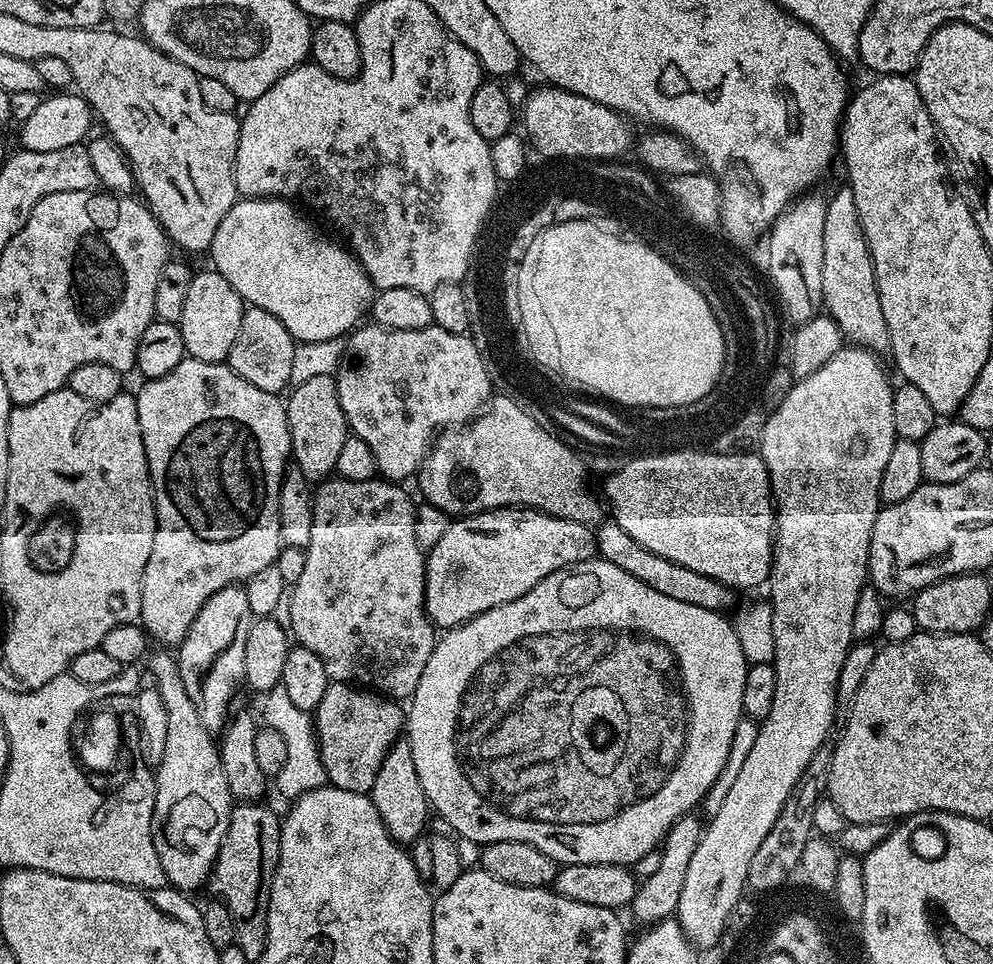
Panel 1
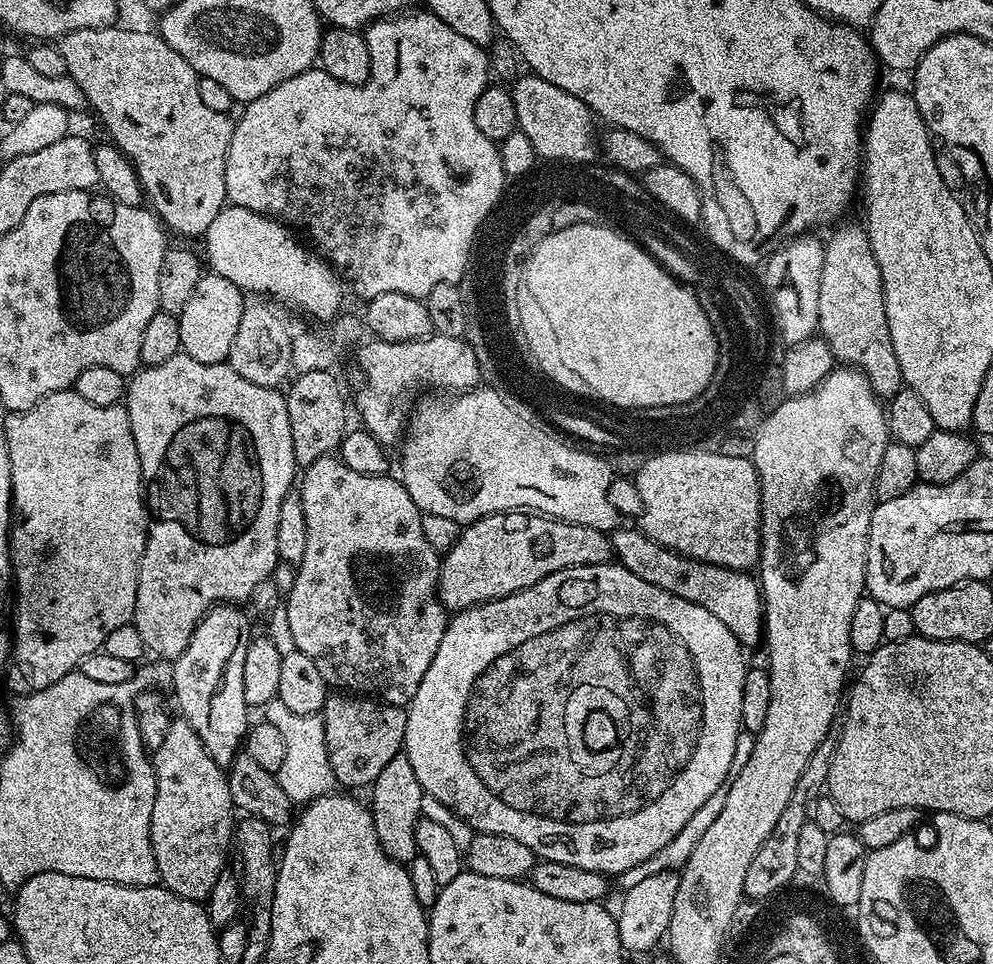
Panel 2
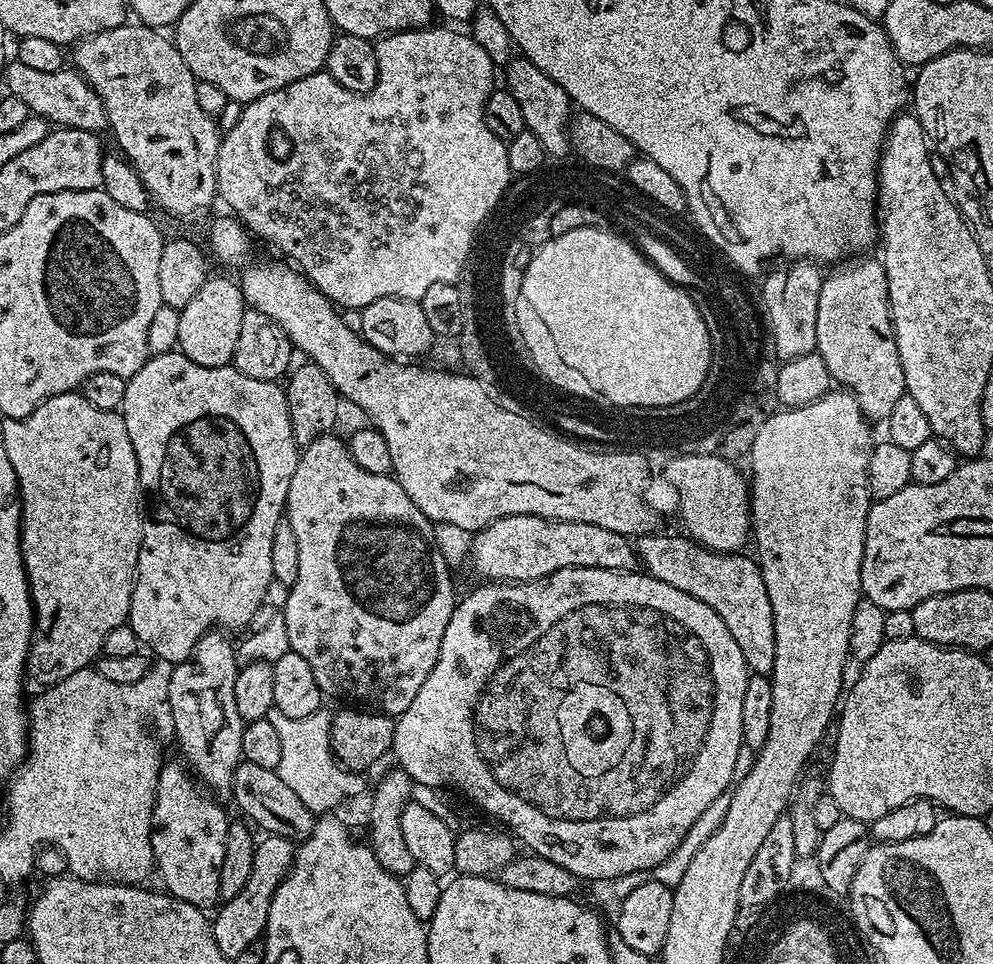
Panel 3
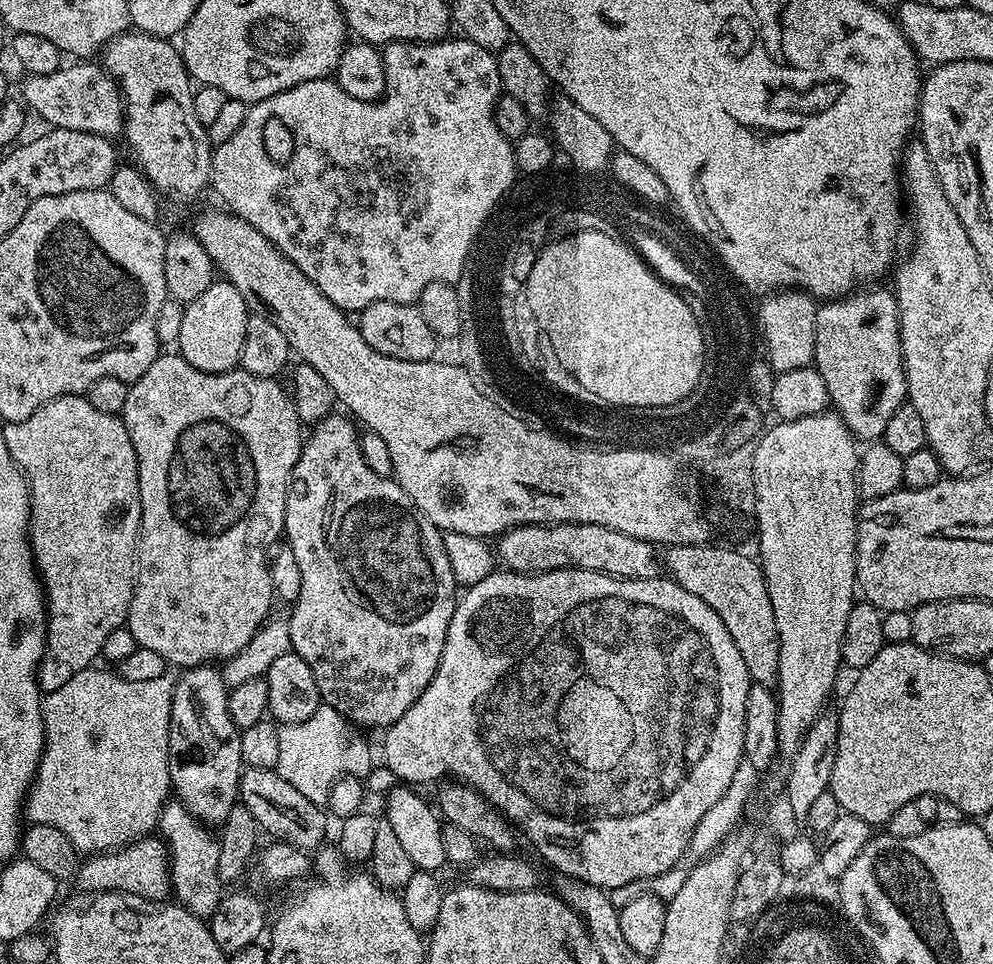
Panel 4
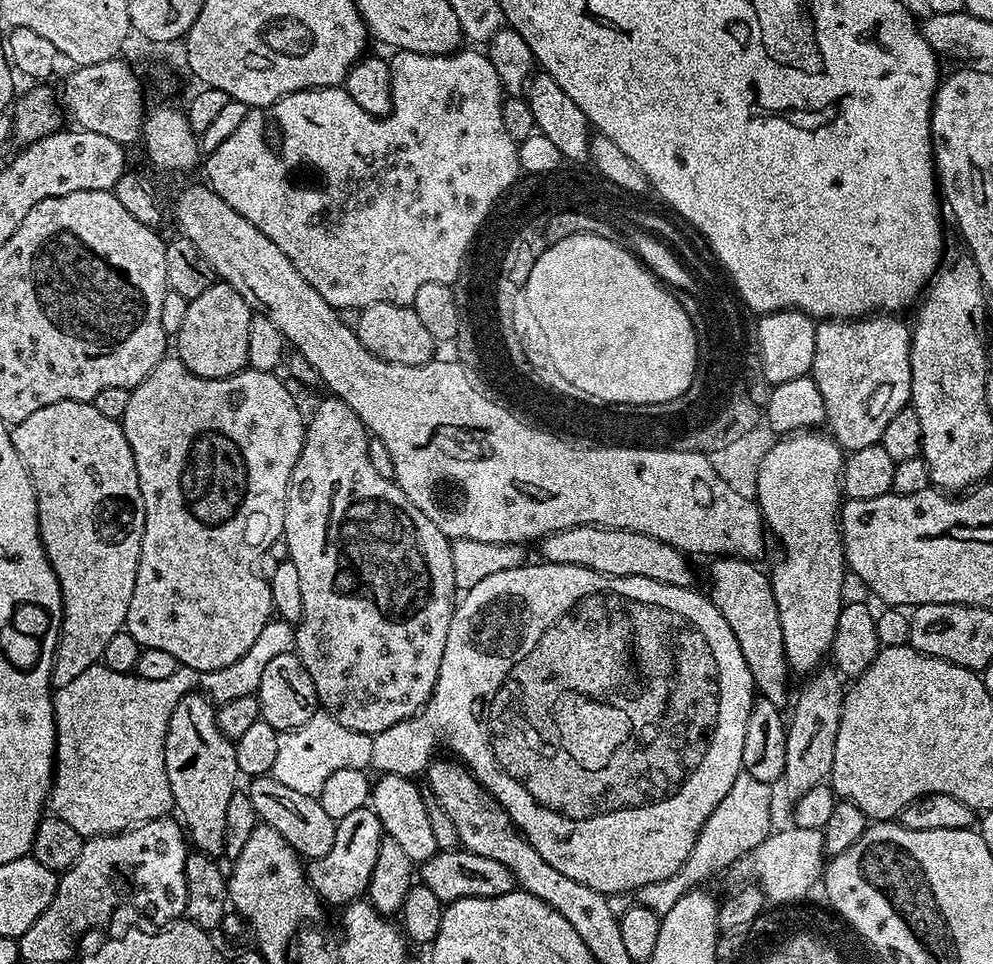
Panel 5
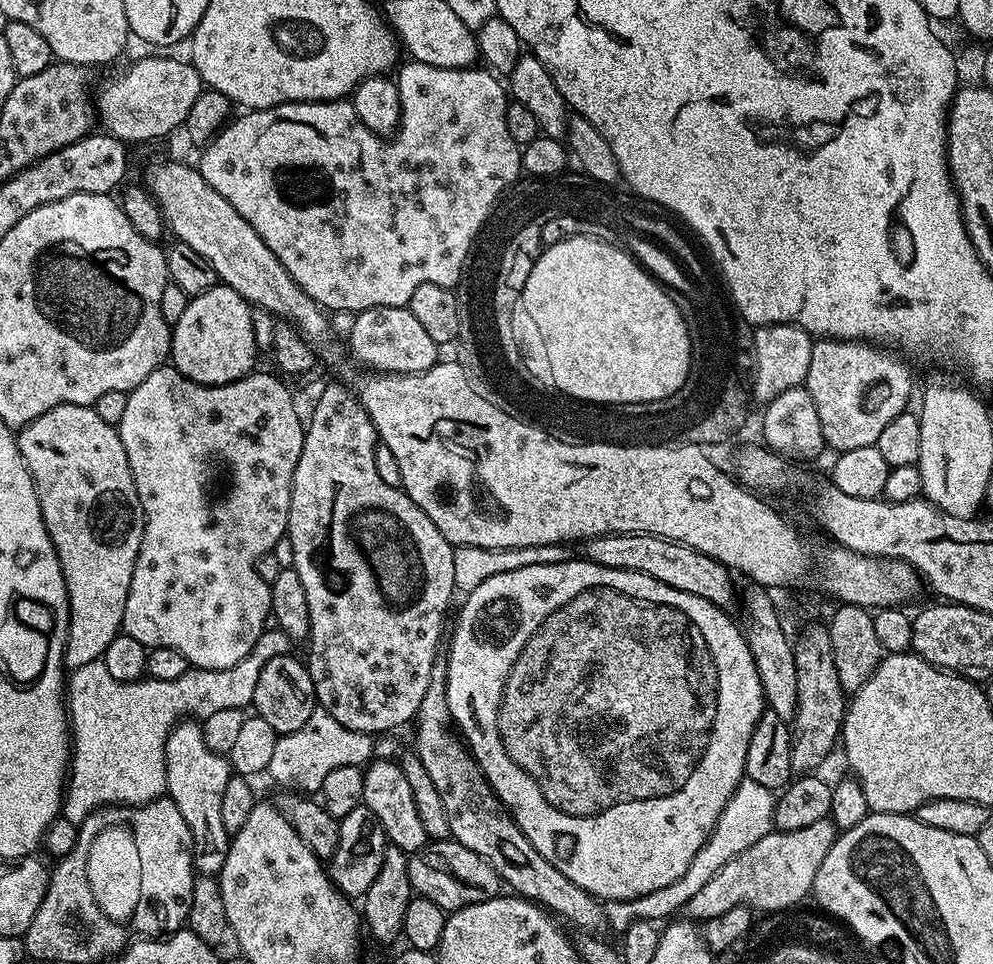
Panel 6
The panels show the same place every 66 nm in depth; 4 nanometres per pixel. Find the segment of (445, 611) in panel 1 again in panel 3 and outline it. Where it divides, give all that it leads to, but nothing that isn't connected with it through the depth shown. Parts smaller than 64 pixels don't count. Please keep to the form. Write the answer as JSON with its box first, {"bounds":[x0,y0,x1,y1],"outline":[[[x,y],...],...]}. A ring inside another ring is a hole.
{"bounds":[470,514,637,582],"outline":[[[514,514],[513,516],[498,518],[494,522],[490,522],[490,526],[486,526],[472,537],[470,568],[473,568],[481,576],[481,581],[484,582],[523,582],[525,580],[537,580],[538,578],[546,578],[563,568],[601,568],[602,570],[614,570],[615,572],[630,572],[637,567],[637,564],[636,550],[633,541],[629,537],[622,534],[614,534],[614,530],[606,530],[602,526],[590,526],[590,522],[566,522],[565,520],[547,520],[541,516]]]}

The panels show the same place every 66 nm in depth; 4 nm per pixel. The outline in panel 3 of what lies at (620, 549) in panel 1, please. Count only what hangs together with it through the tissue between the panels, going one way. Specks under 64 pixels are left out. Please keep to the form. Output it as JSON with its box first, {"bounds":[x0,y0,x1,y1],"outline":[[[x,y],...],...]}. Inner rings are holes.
{"bounds":[634,530,774,676],"outline":[[[653,530],[634,540],[639,567],[647,575],[682,590],[698,602],[706,602],[730,630],[749,673],[768,676],[774,670],[774,610],[770,610],[770,594],[766,582],[762,582],[762,570],[751,555],[740,552],[715,552],[703,548],[687,535],[663,536],[660,530]]]}

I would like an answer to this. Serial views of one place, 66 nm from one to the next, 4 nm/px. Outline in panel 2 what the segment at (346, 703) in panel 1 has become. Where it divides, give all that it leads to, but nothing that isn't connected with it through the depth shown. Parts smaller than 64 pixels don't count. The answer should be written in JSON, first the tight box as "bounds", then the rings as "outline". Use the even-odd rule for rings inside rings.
{"bounds":[322,694,408,790],"outline":[[[332,694],[324,704],[322,715],[326,730],[326,754],[330,758],[330,766],[336,776],[337,785],[345,784],[348,787],[345,789],[348,790],[367,789],[376,781],[378,774],[382,774],[386,762],[390,762],[390,758],[401,755],[406,738],[406,718],[408,717],[404,708],[365,698],[360,694]]]}

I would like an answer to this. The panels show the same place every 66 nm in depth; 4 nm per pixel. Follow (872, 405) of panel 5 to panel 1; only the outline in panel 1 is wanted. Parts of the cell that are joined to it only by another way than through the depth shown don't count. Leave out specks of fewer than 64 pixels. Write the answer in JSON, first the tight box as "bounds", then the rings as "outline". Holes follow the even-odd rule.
{"bounds":[822,186,888,350],"outline":[[[841,186],[826,200],[826,214],[822,222],[822,308],[840,327],[845,341],[869,350],[888,348],[888,327],[878,298],[876,275],[868,239],[854,206],[851,188]]]}

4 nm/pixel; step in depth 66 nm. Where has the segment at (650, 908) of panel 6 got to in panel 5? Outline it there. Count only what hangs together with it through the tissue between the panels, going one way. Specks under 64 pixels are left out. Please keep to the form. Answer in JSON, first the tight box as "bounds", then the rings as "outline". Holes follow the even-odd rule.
{"bounds":[608,771,773,916],"outline":[[[741,771],[738,778],[734,778],[734,786],[726,793],[726,798],[714,806],[714,814],[706,818],[698,838],[694,842],[694,850],[690,850],[690,858],[670,878],[662,882],[654,882],[650,886],[638,886],[632,892],[614,892],[608,896],[610,910],[616,916],[621,916],[631,908],[645,908],[654,910],[654,914],[665,916],[674,910],[678,898],[692,888],[701,887],[711,876],[719,874],[723,868],[728,868],[732,863],[743,861],[748,853],[753,852],[766,837],[773,831],[772,825],[772,791],[773,785],[758,782],[758,778],[750,778],[750,774]]]}

